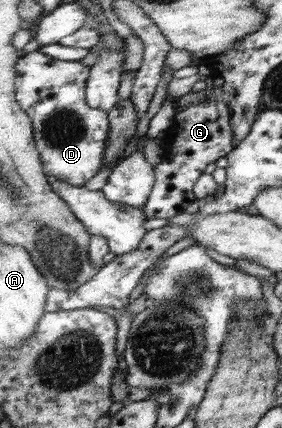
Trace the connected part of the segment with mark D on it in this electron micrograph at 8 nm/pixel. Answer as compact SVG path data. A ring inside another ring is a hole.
M39 50L23 54L16 62L16 100L32 118L44 172L77 186L84 185L101 171L111 130L108 113L89 107L87 82L90 71L90 66L81 61L58 60Z

